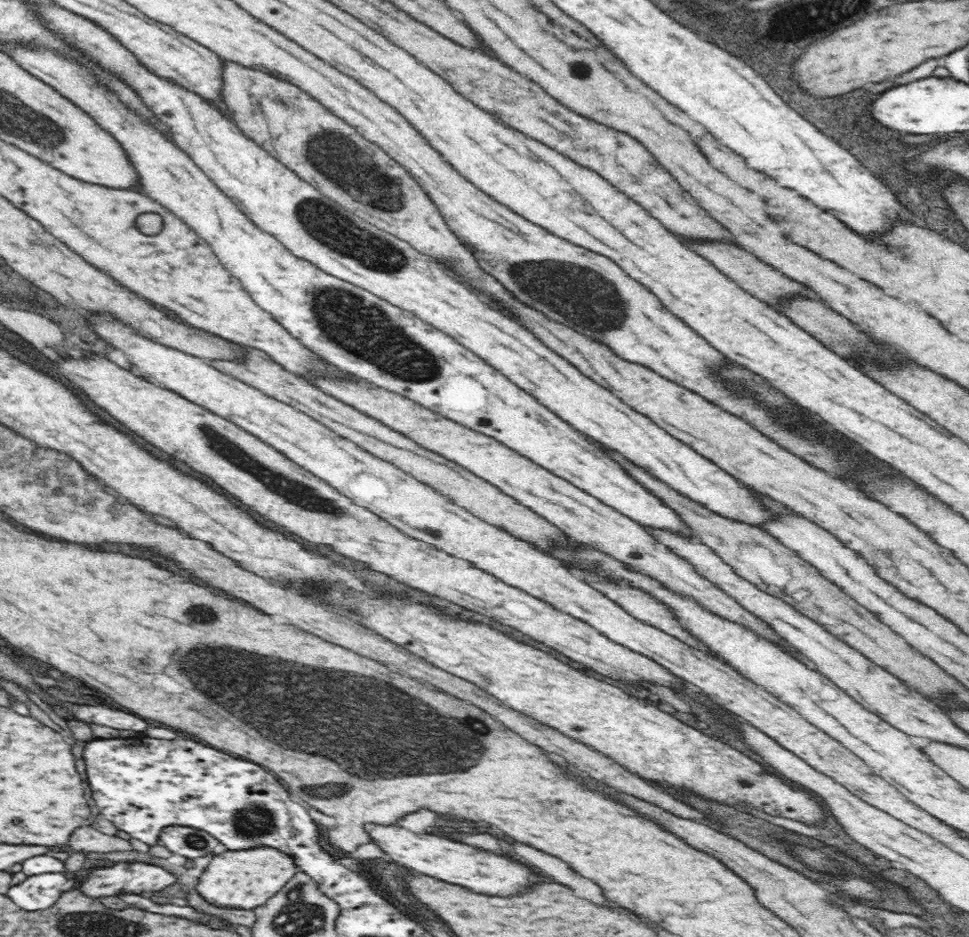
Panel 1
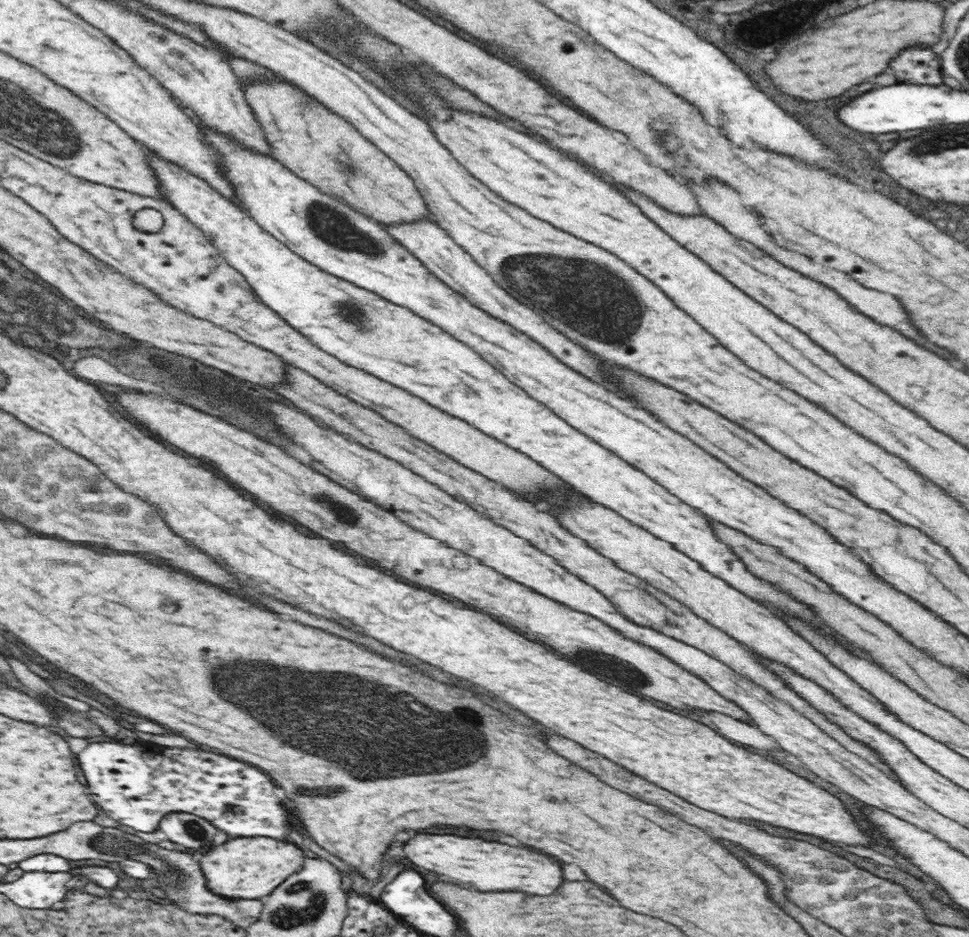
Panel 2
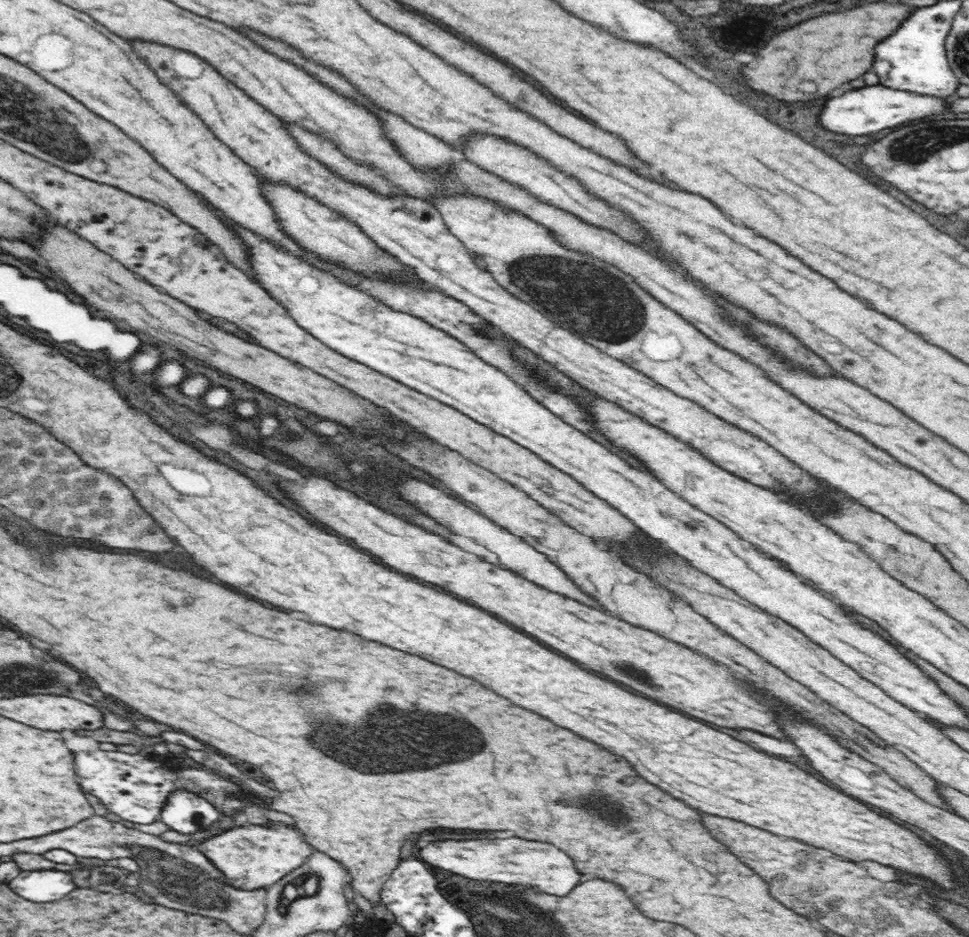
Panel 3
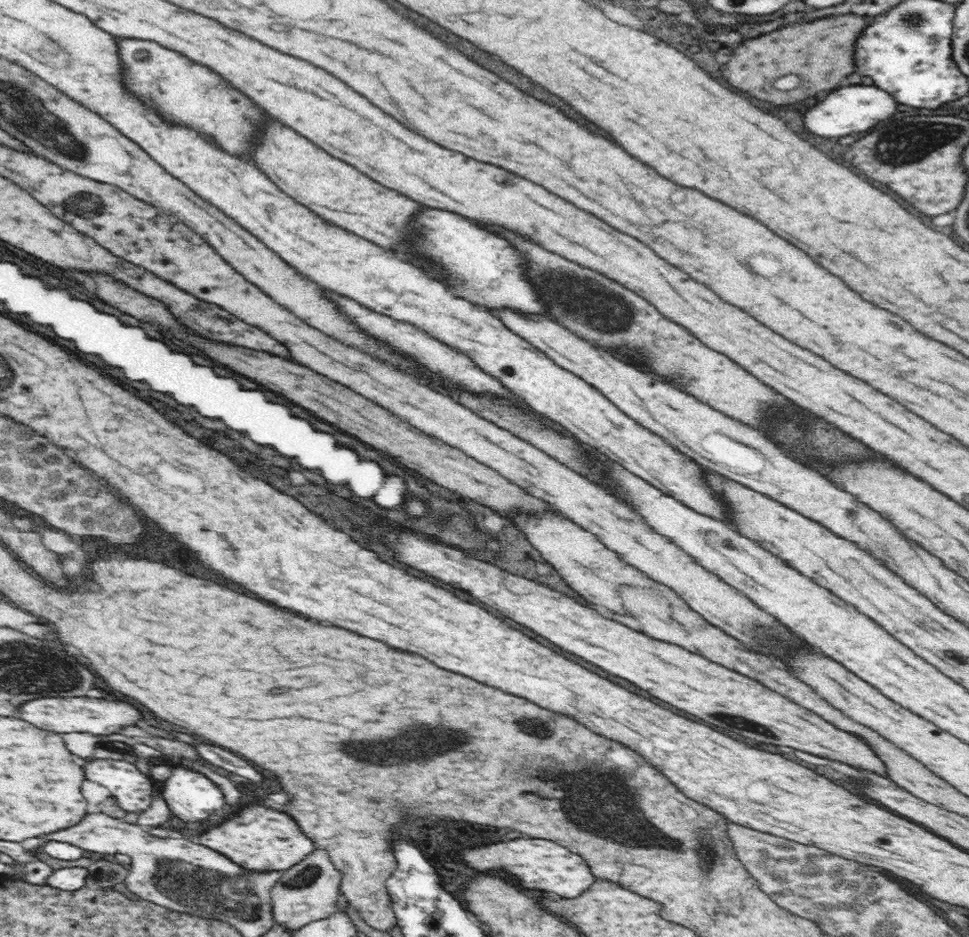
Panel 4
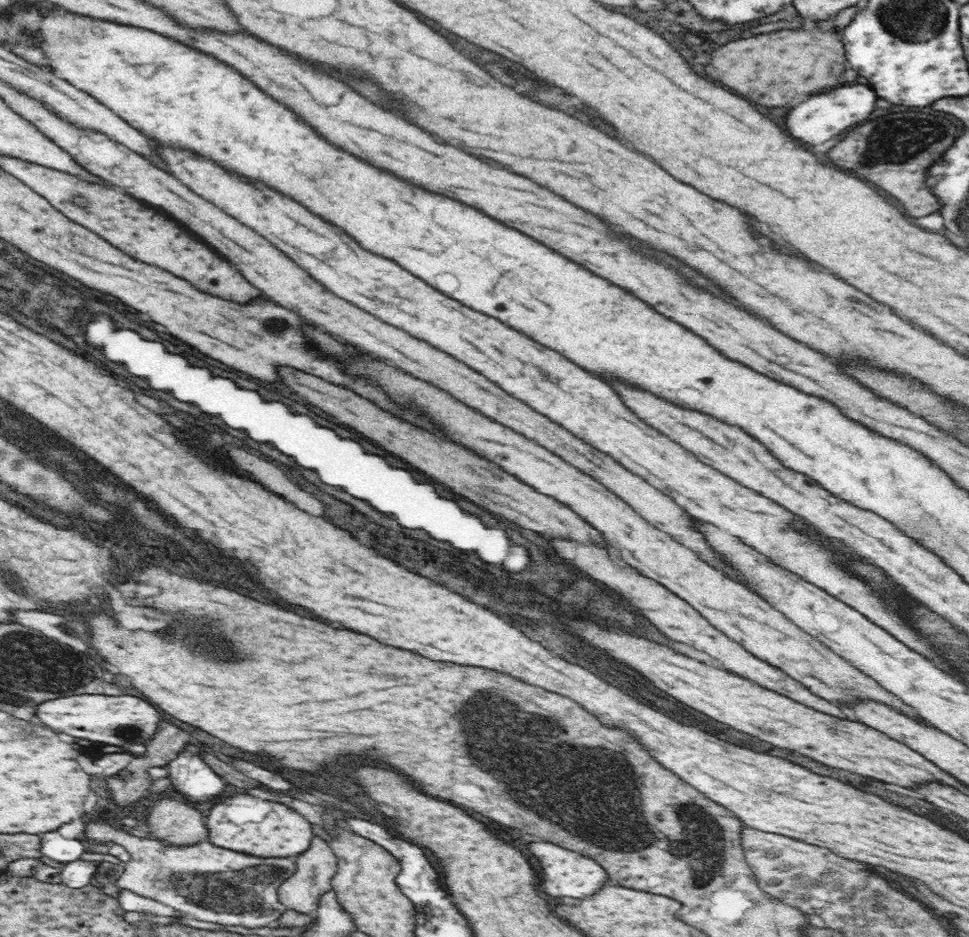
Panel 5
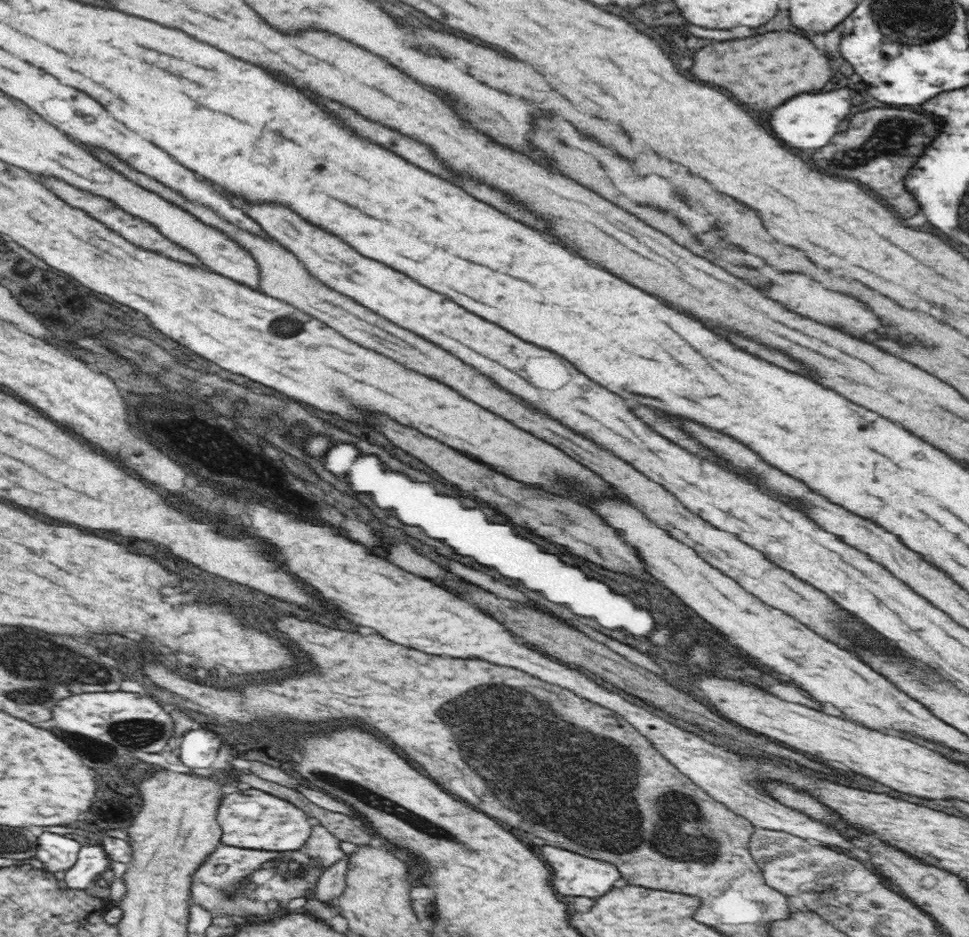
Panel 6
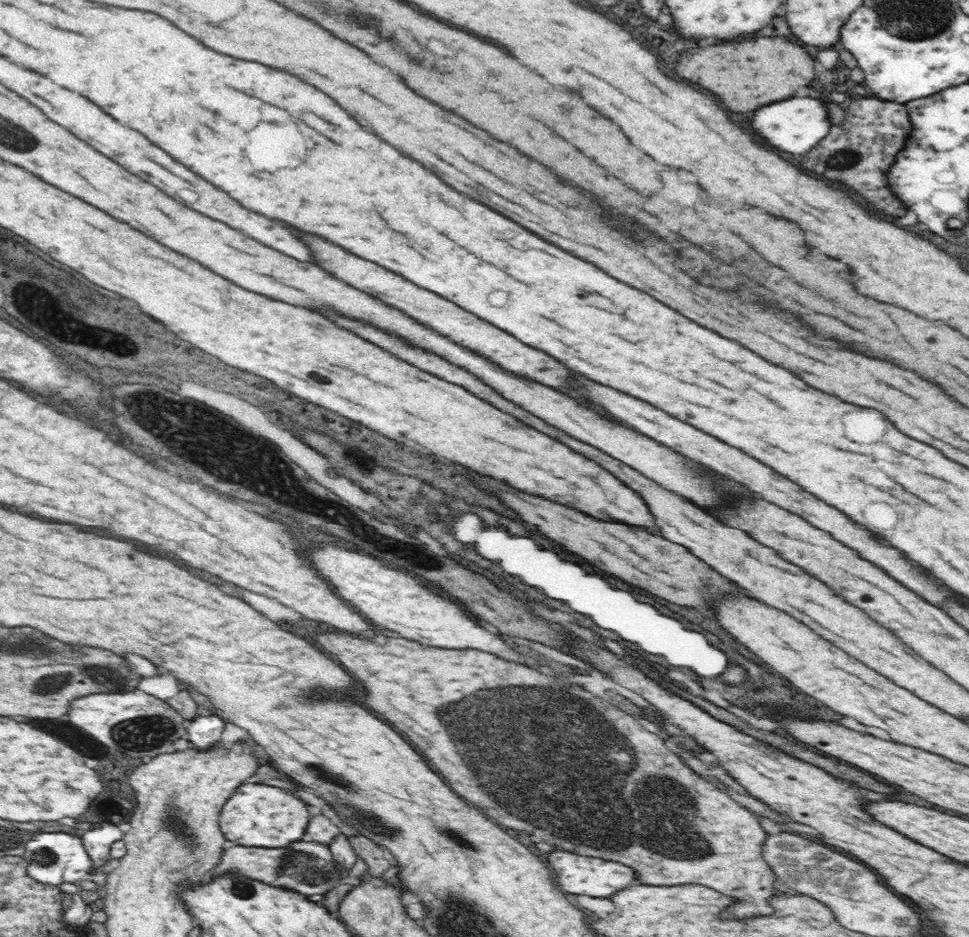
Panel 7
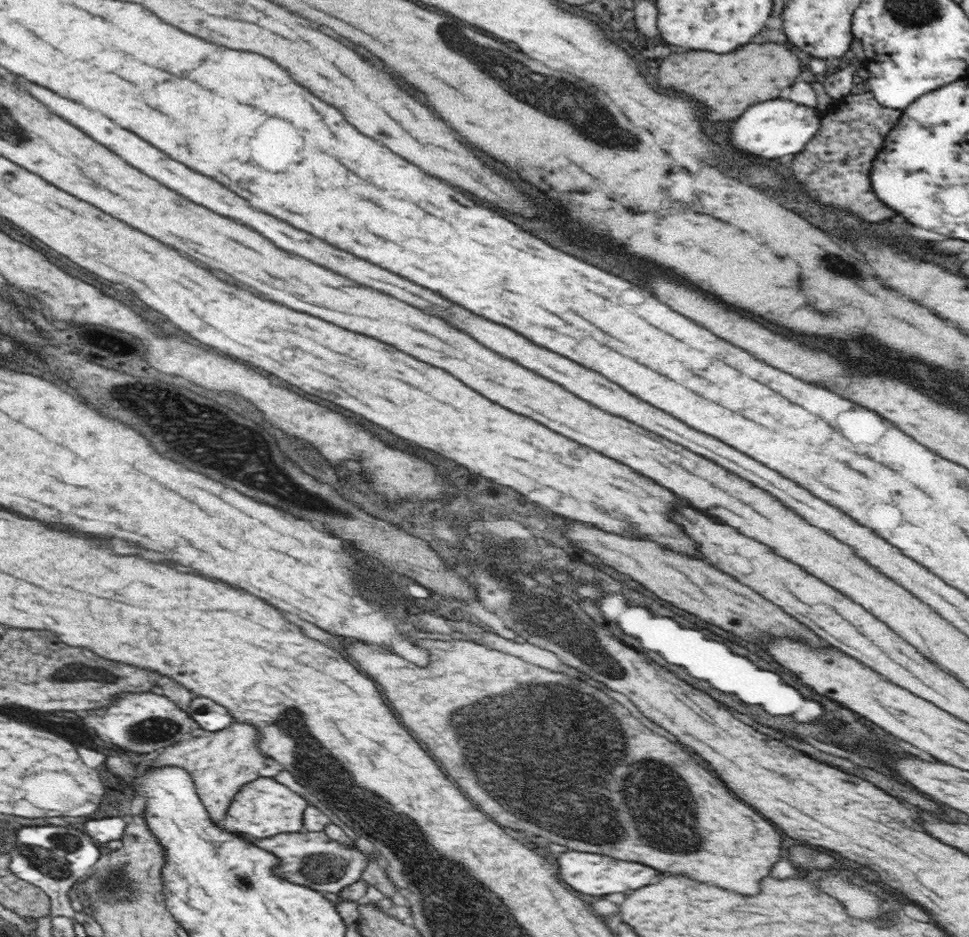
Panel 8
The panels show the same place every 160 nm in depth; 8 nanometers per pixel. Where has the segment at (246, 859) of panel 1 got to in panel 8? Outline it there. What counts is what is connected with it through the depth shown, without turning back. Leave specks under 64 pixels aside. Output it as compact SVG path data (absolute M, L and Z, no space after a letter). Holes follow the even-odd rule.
M258 778L252 784L246 784L232 800L228 812L225 812L224 828L230 832L242 834L246 840L252 838L268 838L280 832L290 832L290 834L303 832L302 812L306 808L306 802L288 790L284 784L276 782L274 778Z

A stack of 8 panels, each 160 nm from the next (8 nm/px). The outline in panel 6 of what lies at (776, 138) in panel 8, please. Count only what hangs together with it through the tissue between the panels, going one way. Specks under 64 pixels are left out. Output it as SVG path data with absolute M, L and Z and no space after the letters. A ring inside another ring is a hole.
M846 88L832 90L826 94L800 94L788 102L784 102L782 106L778 106L772 112L770 128L776 132L776 136L780 136L780 140L790 144L792 148L800 148L800 150L822 148L836 134L838 124L844 118L850 118L850 114L852 114L850 96L852 96L852 92Z

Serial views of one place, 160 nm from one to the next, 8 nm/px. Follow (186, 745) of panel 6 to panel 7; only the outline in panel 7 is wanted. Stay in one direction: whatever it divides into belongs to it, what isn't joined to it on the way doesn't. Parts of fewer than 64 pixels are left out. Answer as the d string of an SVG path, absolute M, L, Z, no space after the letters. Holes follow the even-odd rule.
M195 710L193 716L186 721L186 739L189 740L194 749L209 749L218 743L220 738L222 738L222 732L224 732L225 720L223 720L215 711L213 710Z

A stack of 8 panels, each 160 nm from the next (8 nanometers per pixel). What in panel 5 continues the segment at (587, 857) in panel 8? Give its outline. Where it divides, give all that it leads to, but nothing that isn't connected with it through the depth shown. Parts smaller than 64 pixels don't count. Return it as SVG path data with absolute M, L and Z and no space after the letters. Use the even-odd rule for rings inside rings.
M532 842L528 846L530 854L536 856L538 864L540 864L540 870L542 870L542 890L546 890L546 894L552 894L552 896L568 896L568 898L584 898L584 896L590 896L590 894L596 894L606 882L608 882L608 876L604 876L604 870L600 868L600 864L596 864L594 860L586 858L586 856L580 856L576 852L570 852L570 850L564 850L556 844L546 844L546 842Z

